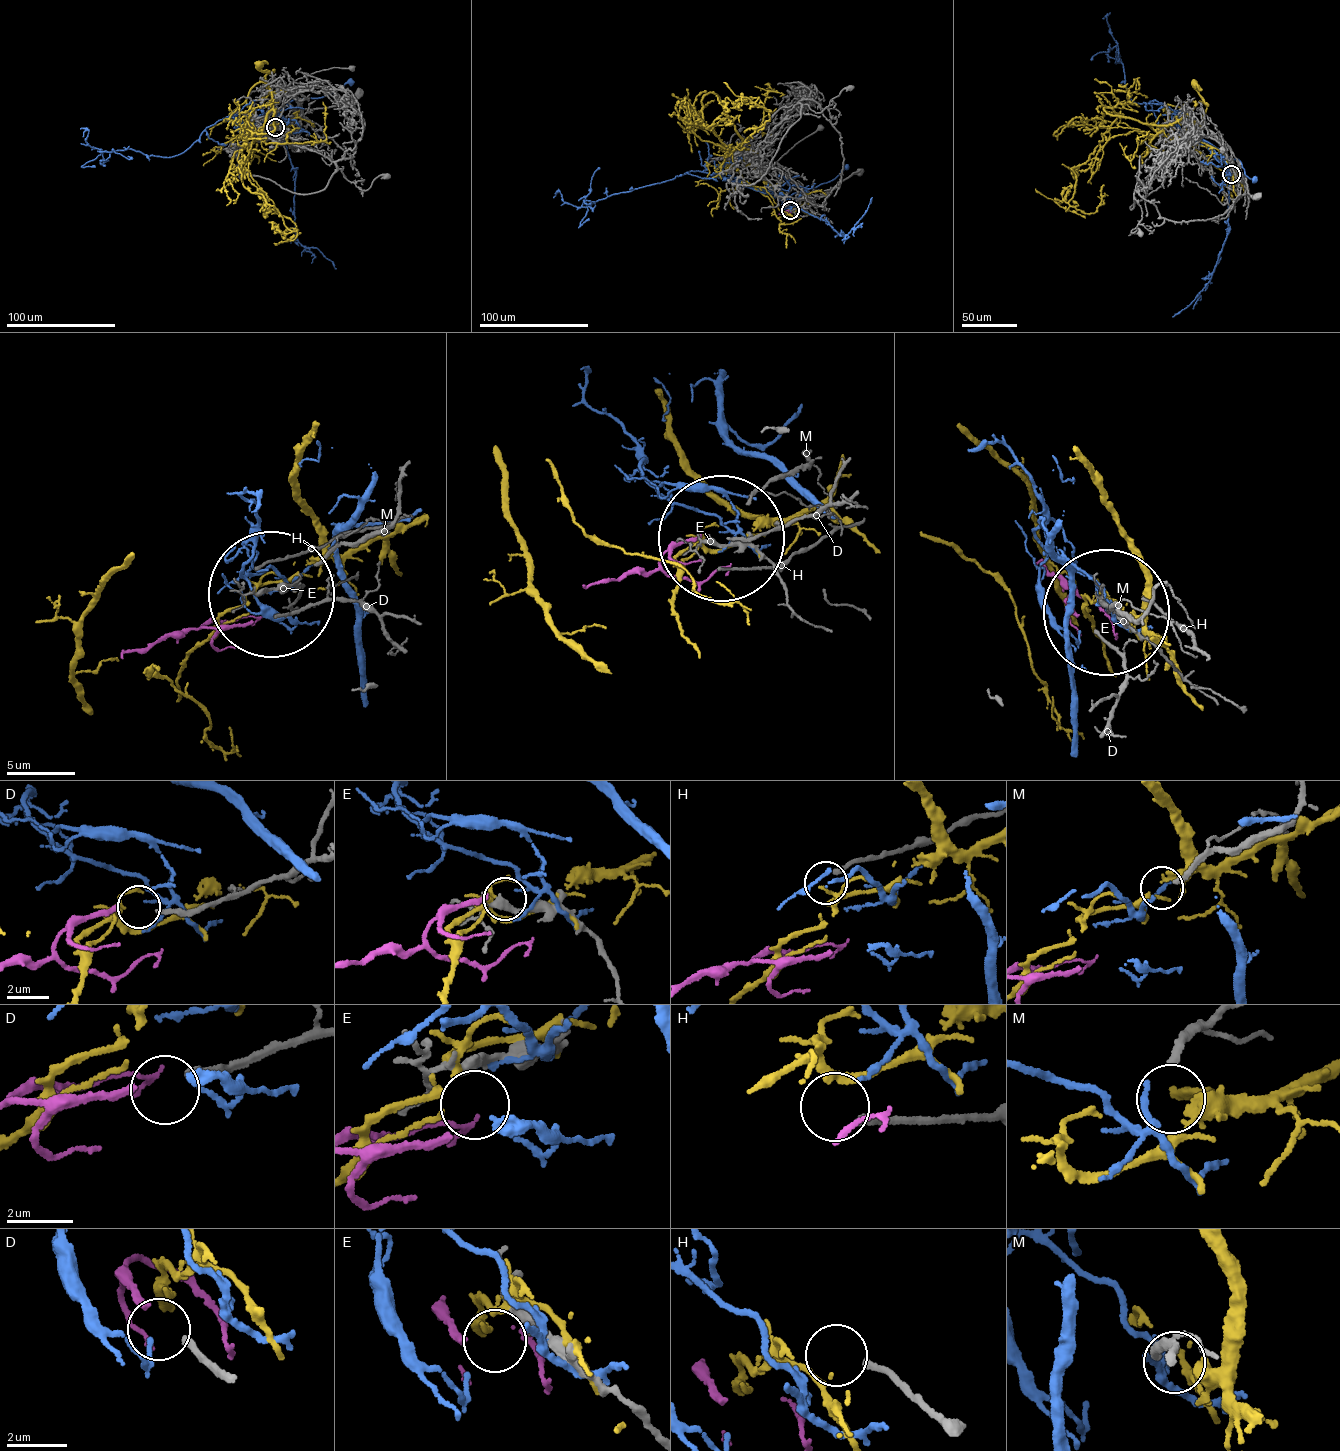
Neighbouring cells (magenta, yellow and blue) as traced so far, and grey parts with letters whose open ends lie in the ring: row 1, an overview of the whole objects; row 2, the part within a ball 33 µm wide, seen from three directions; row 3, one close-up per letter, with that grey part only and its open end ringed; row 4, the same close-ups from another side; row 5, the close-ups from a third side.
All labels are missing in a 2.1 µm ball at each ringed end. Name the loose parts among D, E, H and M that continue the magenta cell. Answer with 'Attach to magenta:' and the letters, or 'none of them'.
Attach to magenta: D

